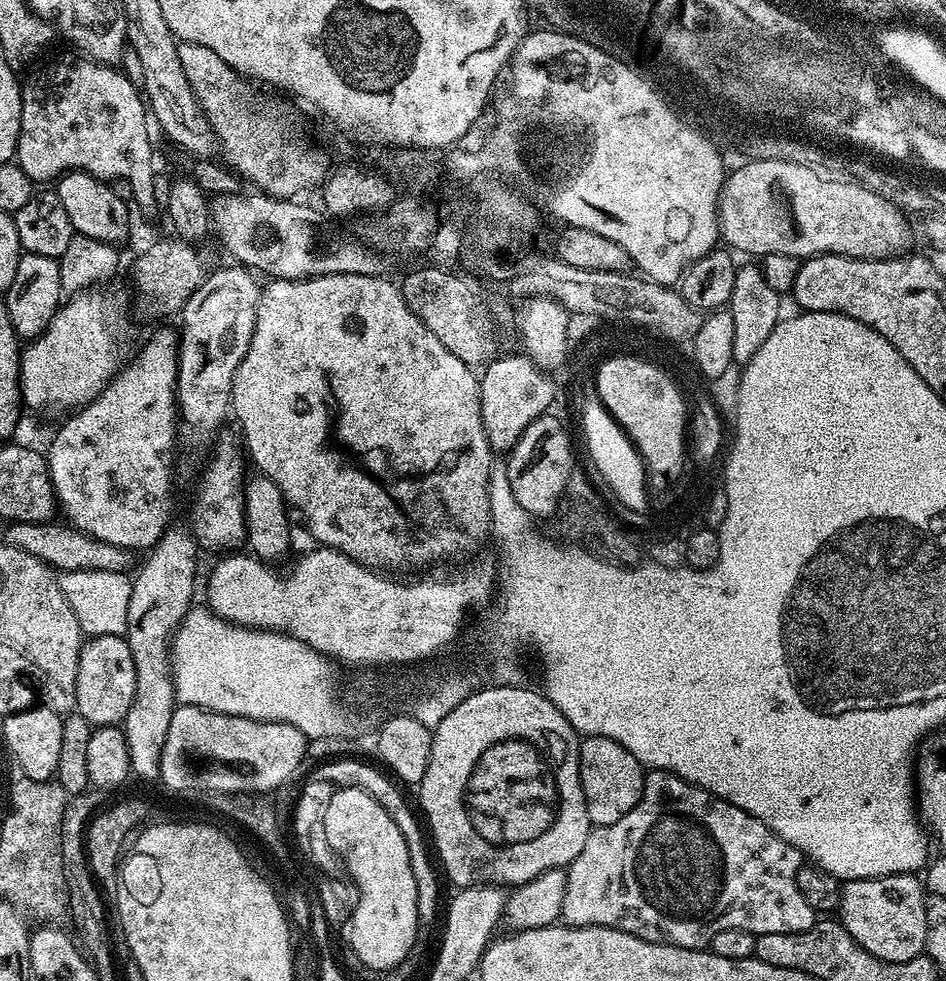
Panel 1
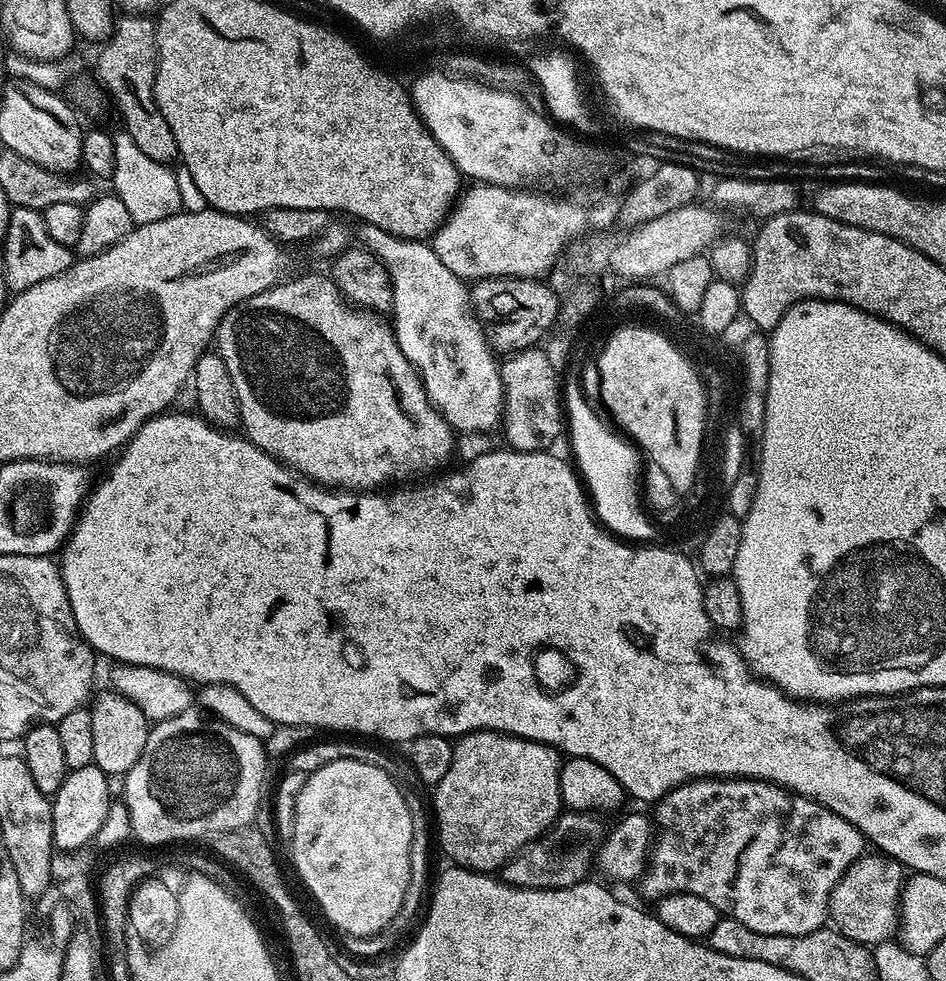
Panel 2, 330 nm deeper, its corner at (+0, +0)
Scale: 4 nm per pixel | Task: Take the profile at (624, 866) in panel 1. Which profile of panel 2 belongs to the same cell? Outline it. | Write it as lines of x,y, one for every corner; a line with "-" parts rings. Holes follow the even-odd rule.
693,778
686,784
679,784
672,792
667,792
661,800
655,801
654,808
656,808
655,819
658,821
658,847
655,849
653,856
650,860
650,865
647,867
643,877
642,883
644,888
649,892
653,898
659,898
661,896
668,896
671,892
689,892
690,894
698,894
698,898
706,898
706,902
710,902
710,906
714,906
720,911
721,917
729,920
737,920
742,922
742,926
750,926
750,930
754,930
758,934
786,934
787,936
805,936
810,934
814,930
825,927
826,921
829,919
828,915
828,903
830,902
830,894
834,890
834,886
842,878
842,874
846,874
846,870
850,867
855,860
860,859
866,852
866,841
863,834
853,826
850,822
846,822
846,818
842,818
838,814
831,812
826,806
822,806
818,802
814,802
810,798
805,796
798,796
794,792
789,792
786,788
779,788
776,784
767,784
765,780
746,780
743,778

